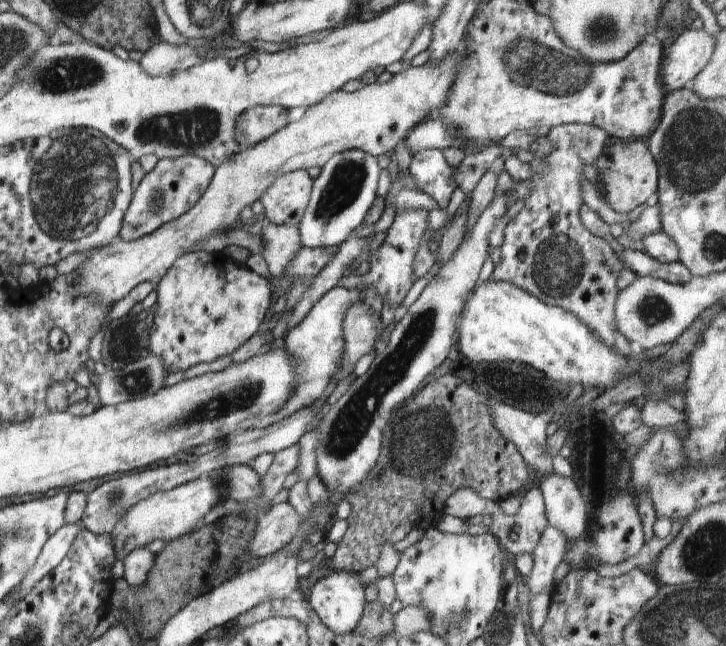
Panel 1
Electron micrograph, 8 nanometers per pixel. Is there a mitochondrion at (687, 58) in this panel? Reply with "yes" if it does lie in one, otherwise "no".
no

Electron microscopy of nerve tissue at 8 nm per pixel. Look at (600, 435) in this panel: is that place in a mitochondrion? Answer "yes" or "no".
yes

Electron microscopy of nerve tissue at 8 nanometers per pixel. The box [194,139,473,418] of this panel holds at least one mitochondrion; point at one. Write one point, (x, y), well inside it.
(344, 187)

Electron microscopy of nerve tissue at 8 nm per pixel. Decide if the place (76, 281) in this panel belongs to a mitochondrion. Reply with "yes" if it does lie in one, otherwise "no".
no

